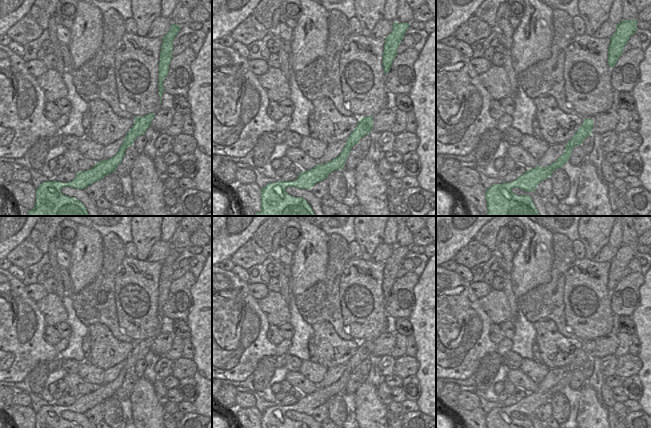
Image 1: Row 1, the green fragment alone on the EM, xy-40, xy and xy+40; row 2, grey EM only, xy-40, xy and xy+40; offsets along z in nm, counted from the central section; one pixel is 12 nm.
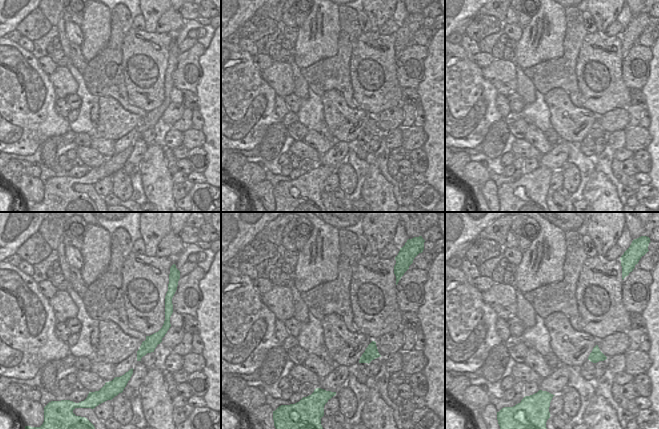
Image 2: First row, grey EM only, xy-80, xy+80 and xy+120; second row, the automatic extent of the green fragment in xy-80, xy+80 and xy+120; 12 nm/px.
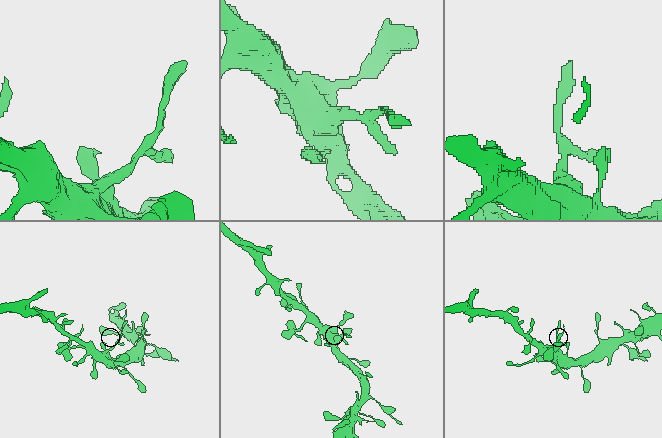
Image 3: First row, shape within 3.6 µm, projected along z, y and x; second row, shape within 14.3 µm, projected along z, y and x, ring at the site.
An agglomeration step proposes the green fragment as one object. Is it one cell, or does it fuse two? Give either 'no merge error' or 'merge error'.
no merge error

